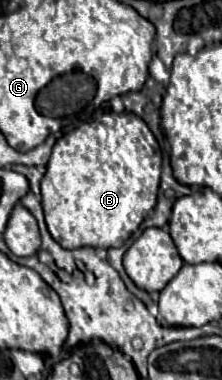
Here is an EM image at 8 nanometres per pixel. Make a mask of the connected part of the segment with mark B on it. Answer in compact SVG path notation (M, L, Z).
M104 113L99 120L89 120L55 141L47 173L41 181L45 223L51 237L65 249L79 247L121 247L141 225L147 213L157 203L161 177L161 153L159 145L135 113Z

